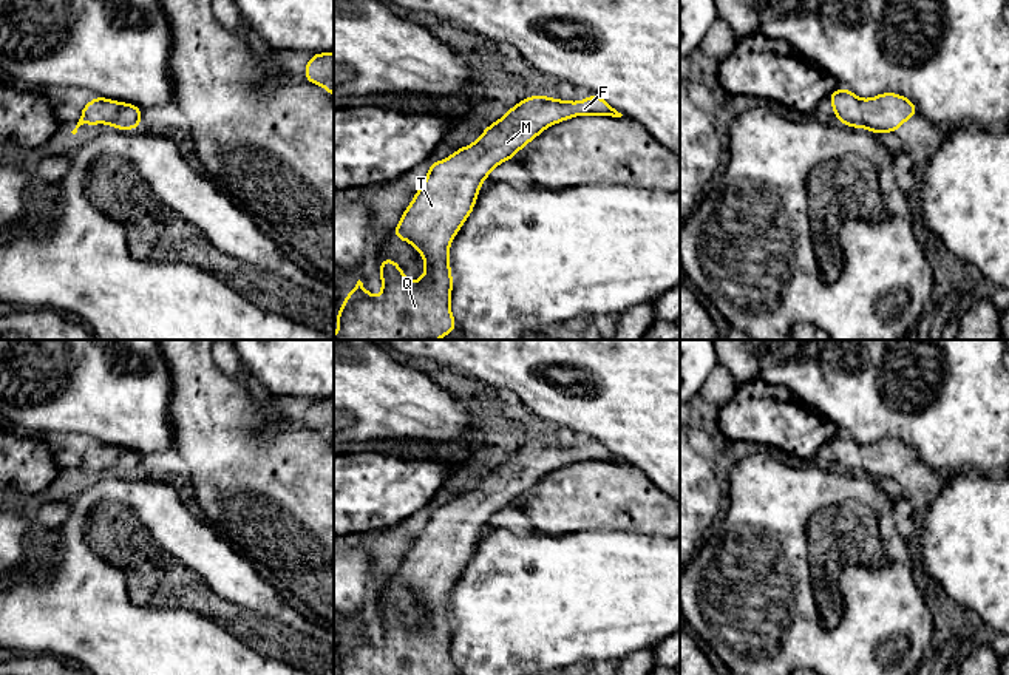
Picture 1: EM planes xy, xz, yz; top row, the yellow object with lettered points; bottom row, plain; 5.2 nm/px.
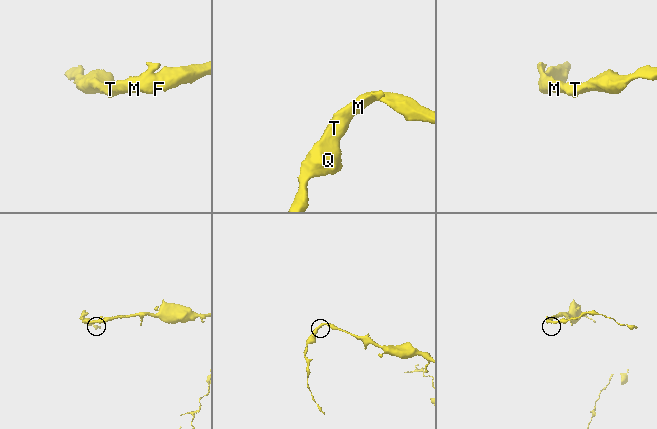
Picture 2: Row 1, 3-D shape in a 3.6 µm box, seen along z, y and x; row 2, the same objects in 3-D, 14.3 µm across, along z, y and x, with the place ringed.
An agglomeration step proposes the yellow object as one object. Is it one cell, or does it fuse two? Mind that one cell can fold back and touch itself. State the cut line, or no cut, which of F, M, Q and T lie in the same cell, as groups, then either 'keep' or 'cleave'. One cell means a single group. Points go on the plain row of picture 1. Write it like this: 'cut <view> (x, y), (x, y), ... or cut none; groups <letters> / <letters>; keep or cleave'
cut none; groups F M Q T; keep

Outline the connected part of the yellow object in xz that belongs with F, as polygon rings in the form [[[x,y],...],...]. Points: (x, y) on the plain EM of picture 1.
[[[593,439],[579,448],[550,445],[545,440],[528,442],[511,453],[499,466],[490,470],[476,488],[457,494],[443,507],[431,508],[425,528],[416,538],[394,575],[394,584],[411,589],[425,605],[422,624],[414,629],[408,627],[403,615],[392,604],[383,604],[379,612],[382,641],[379,644],[371,641],[358,626],[335,660],[338,675],[457,675],[450,653],[453,621],[448,595],[471,561],[482,528],[488,525],[496,511],[510,507],[547,473],[575,462],[592,460],[623,462]]]

